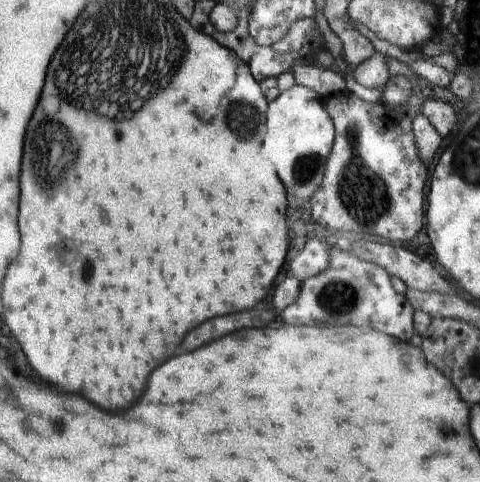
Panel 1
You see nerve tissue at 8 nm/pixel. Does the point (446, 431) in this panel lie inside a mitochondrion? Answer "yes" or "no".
yes

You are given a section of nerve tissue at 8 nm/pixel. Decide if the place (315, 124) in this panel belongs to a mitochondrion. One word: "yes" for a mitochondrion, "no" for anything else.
no

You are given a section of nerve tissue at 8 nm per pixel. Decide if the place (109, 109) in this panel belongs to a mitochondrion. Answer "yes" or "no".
yes

